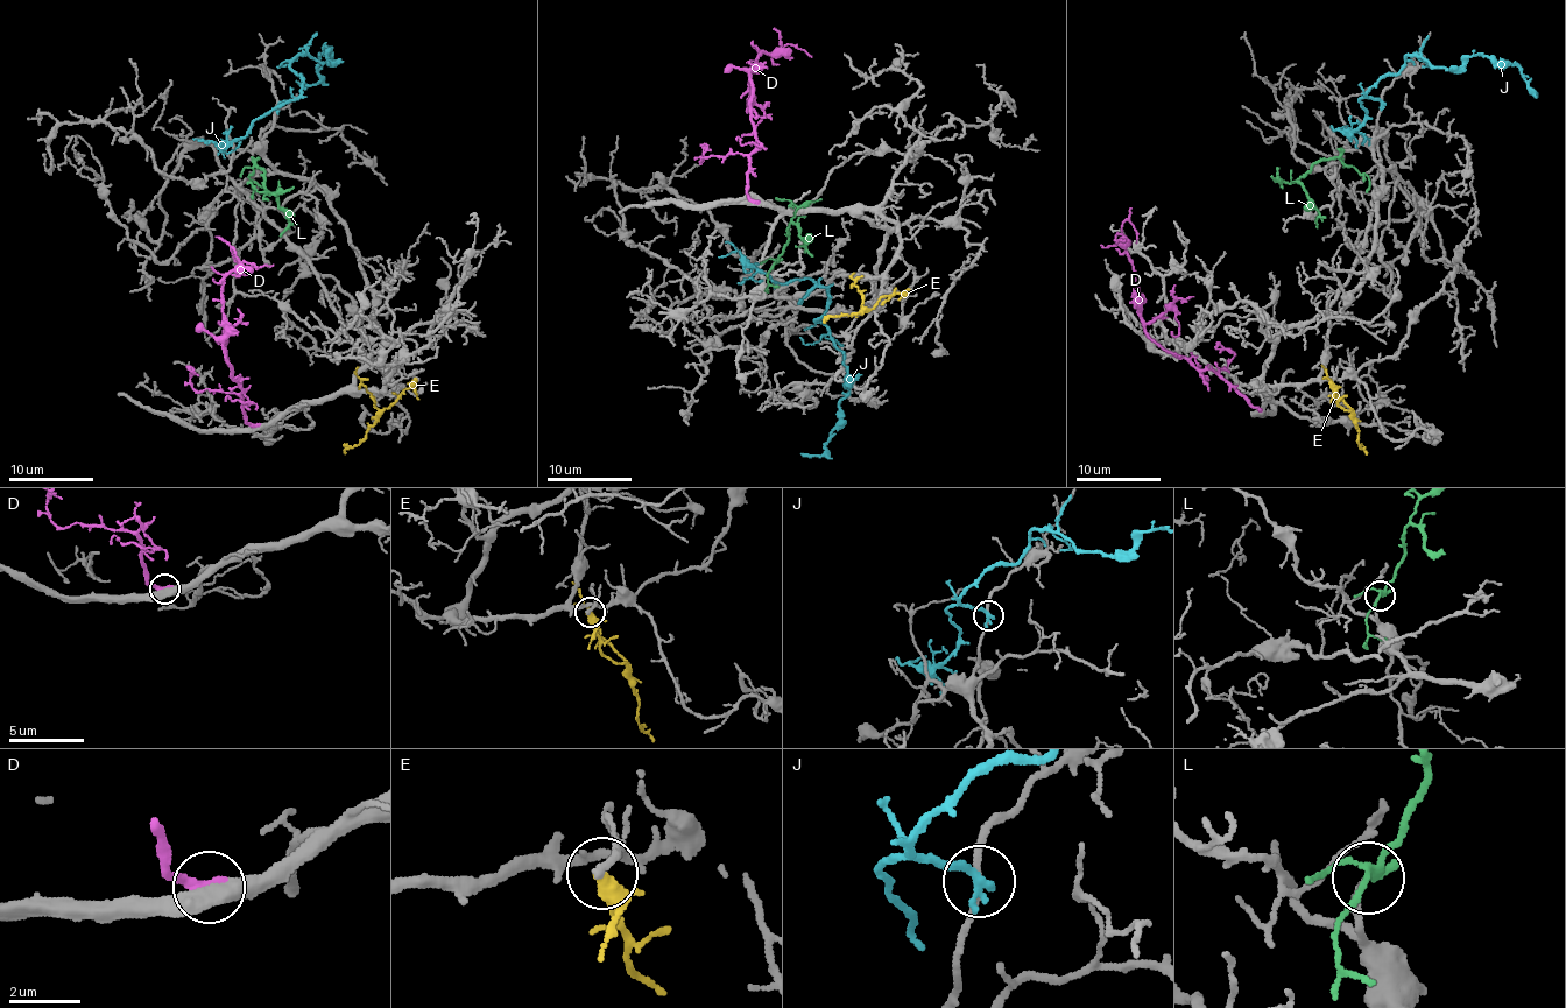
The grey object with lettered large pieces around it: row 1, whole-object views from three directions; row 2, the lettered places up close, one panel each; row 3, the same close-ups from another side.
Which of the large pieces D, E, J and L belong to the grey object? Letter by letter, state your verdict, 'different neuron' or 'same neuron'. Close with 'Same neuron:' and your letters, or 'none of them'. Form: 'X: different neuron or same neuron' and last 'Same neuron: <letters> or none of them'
D: same neuron
E: different neuron
J: different neuron
L: same neuron
Same neuron: D, L

